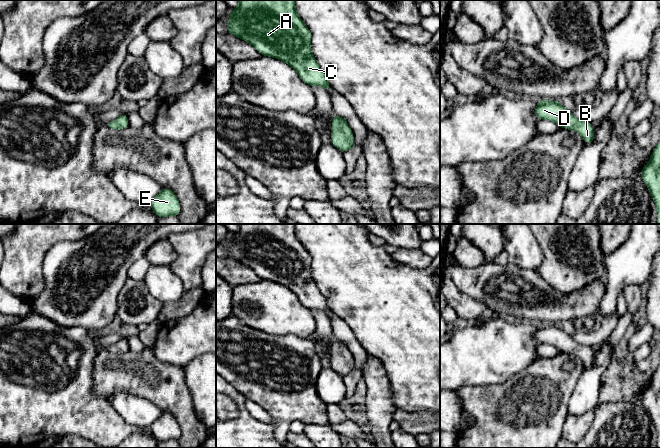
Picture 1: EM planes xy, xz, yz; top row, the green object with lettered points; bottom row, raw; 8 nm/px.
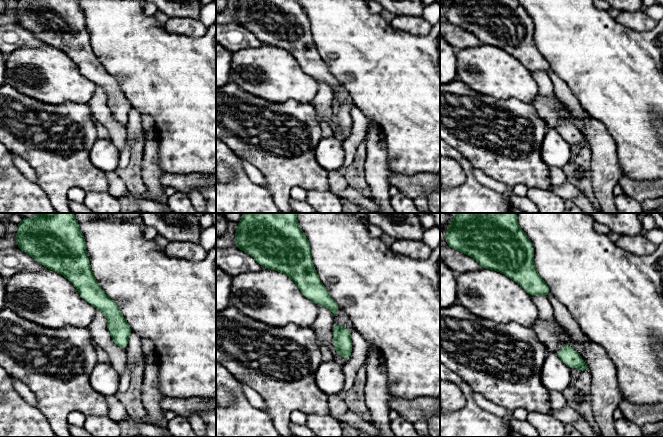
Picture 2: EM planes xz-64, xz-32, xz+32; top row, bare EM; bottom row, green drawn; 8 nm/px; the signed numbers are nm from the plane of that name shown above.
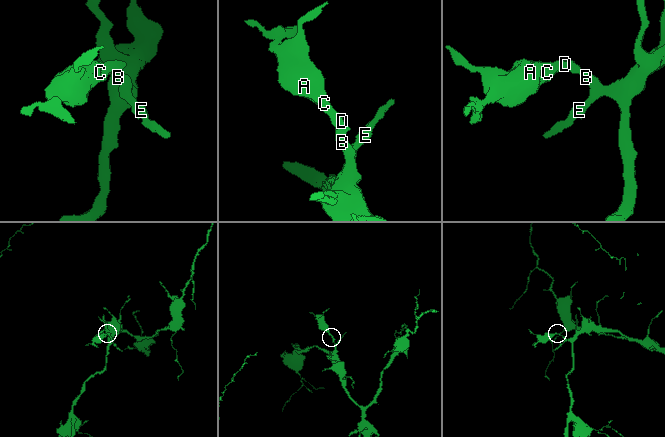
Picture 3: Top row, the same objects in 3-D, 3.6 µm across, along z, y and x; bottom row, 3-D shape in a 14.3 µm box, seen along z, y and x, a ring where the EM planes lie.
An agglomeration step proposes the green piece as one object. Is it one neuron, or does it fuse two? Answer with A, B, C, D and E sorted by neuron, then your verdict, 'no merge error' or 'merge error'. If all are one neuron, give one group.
A B C D E | no merge error

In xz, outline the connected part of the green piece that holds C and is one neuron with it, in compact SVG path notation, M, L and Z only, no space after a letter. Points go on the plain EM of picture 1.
M239 224L239 230L230 234L231 242L227 245L226 252L232 258L250 267L260 279L270 280L282 284L290 289L300 300L302 305L309 310L320 310L331 315L327 301L317 288L311 274L311 256L298 240L295 233L295 224Z

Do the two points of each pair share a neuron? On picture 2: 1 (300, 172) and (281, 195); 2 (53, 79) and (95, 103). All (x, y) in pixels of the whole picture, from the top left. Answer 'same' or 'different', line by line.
1: same
2: different

